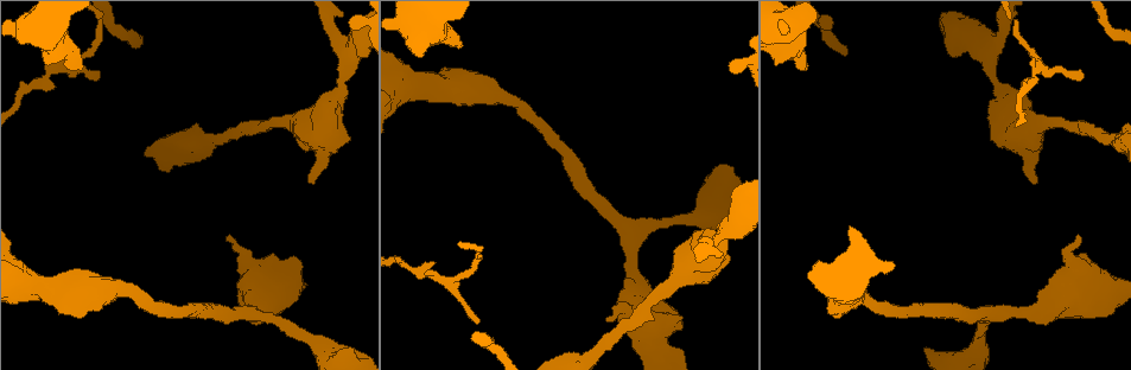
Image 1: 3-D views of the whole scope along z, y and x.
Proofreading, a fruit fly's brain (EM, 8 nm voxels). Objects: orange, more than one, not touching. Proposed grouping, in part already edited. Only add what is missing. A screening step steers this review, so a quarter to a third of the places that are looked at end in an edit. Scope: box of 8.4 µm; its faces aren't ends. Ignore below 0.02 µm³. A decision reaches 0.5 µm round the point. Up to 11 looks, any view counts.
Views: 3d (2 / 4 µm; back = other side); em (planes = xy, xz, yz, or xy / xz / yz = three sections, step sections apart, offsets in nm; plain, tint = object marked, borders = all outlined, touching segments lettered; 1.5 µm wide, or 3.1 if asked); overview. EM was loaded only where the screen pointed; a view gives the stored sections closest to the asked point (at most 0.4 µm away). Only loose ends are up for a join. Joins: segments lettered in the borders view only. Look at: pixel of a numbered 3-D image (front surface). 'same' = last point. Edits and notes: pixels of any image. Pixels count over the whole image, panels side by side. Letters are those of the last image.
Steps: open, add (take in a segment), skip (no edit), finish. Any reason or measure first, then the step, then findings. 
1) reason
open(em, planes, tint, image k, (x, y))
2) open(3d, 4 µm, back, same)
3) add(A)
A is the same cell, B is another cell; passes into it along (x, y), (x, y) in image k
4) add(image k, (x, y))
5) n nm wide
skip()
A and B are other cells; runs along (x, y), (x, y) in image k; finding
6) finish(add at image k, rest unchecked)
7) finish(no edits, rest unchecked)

thin end
open(em, xy, step 8, borders, image 1, (479, 320))

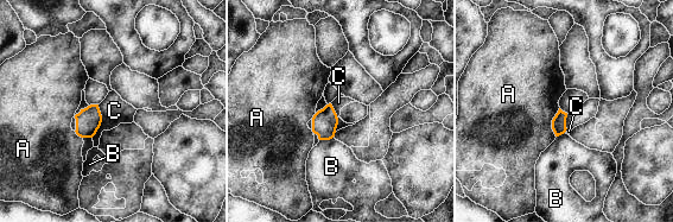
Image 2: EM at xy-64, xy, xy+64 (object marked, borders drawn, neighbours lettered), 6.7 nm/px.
80 nm wide
skip()
A, B and C are other cells; border along (99, 105), (101, 122), (91, 137) in image 2; no lettered segment goes on from it

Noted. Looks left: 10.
stops while still wide
open(em, xz, step 4, borders, image 1, (82, 68))

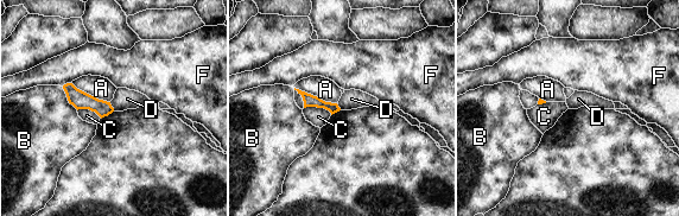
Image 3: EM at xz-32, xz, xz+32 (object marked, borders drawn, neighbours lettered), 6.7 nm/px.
skip()
A, B, C, D and F are other cells; border along (109, 102), (114, 110) in image 3; none of them fits

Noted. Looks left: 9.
open(em, yz, step 4, tint, image 1, (313, 183))

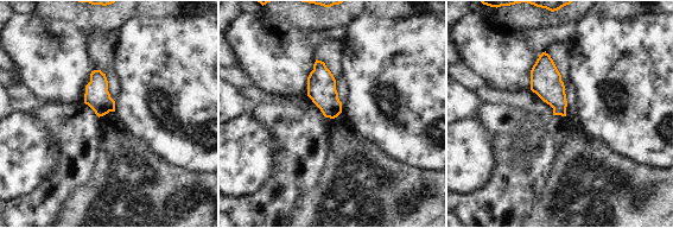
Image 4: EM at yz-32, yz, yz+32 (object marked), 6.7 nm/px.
open(em, yz, step 4, borders, same)

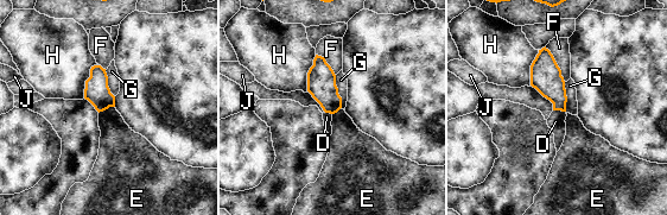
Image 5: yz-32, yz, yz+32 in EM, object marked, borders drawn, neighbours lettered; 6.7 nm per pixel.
skip()
D, E, F, G, H and J are other cells; none of them fits

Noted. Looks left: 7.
an open end
open(em, planes, borders, image 1, (349, 348))

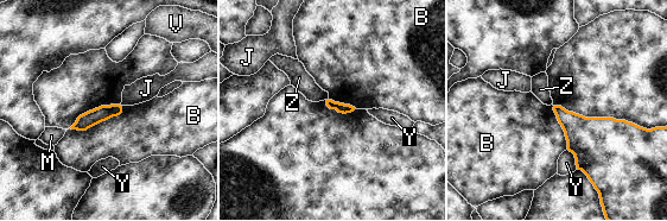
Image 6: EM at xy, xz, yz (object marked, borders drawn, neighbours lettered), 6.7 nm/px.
B touches over 400 nm
skip()
B, J, M, V, Y and Z are other cells; none of them fits

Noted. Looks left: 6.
finish(no edits, rest unchecked)

